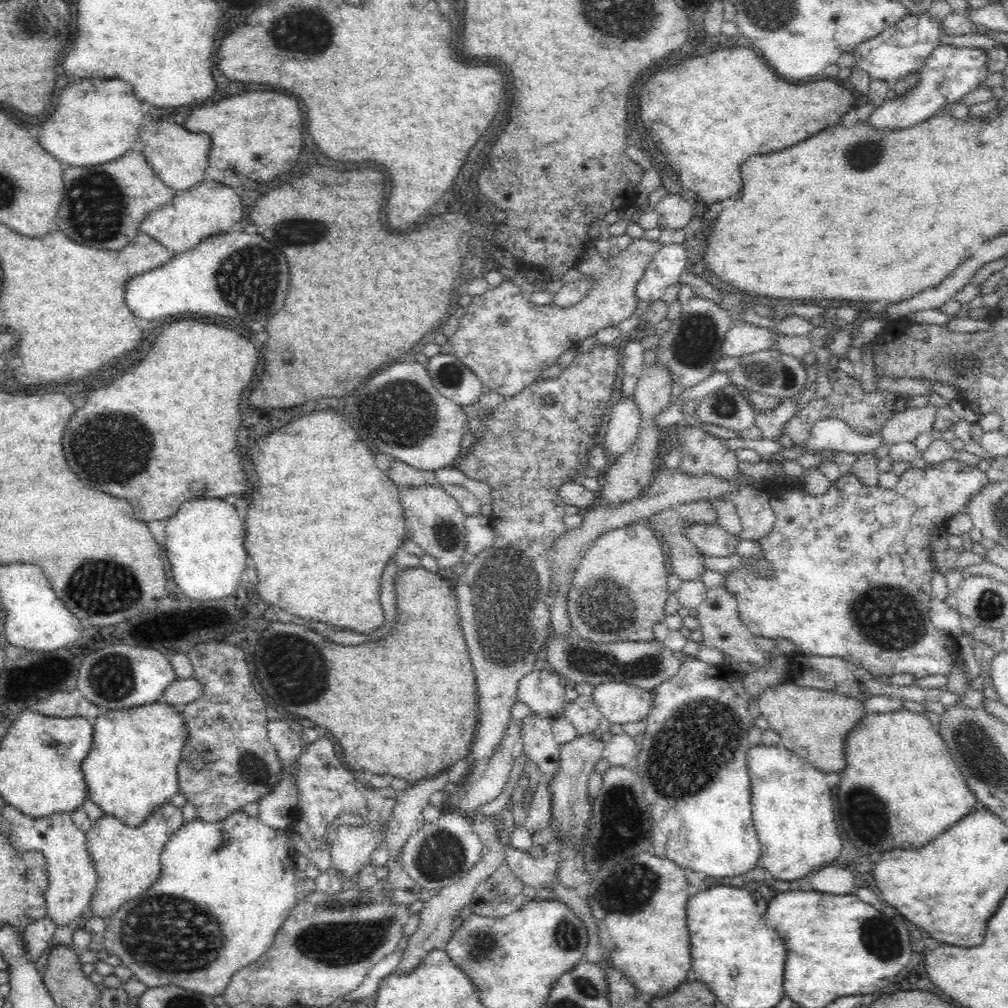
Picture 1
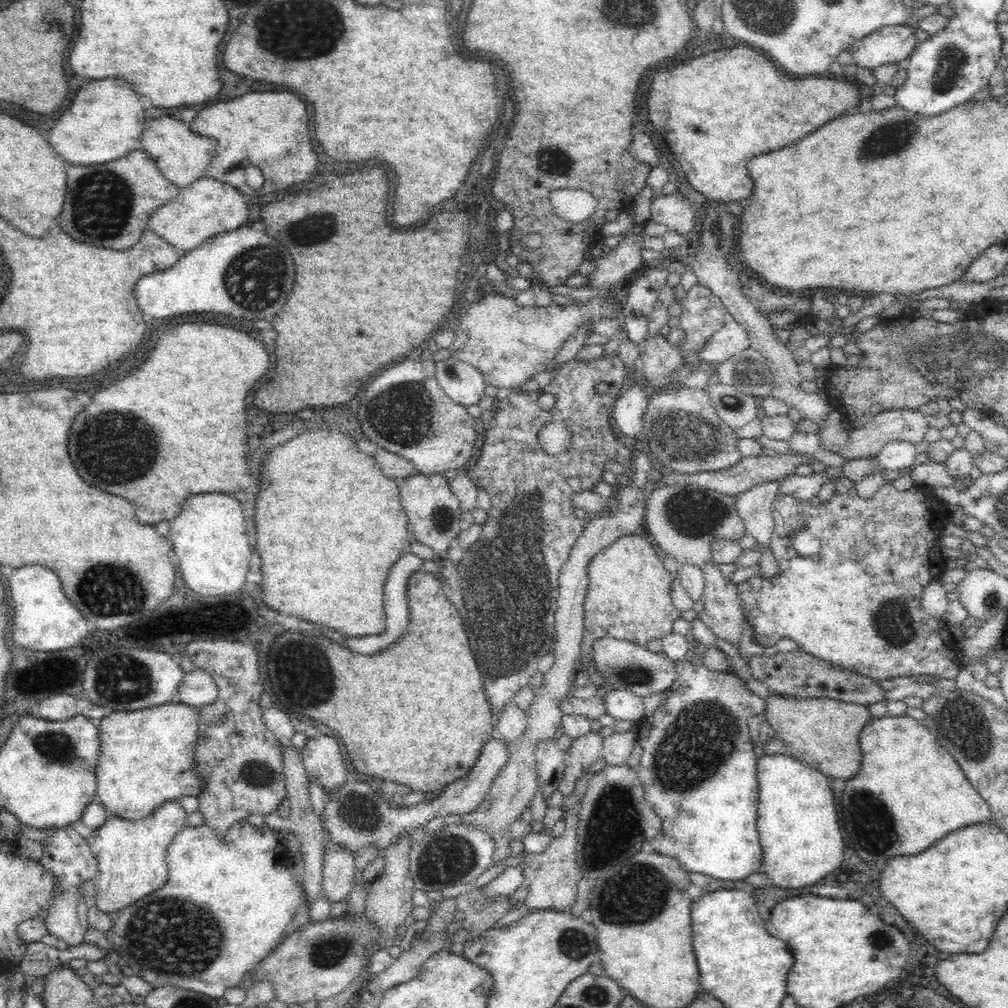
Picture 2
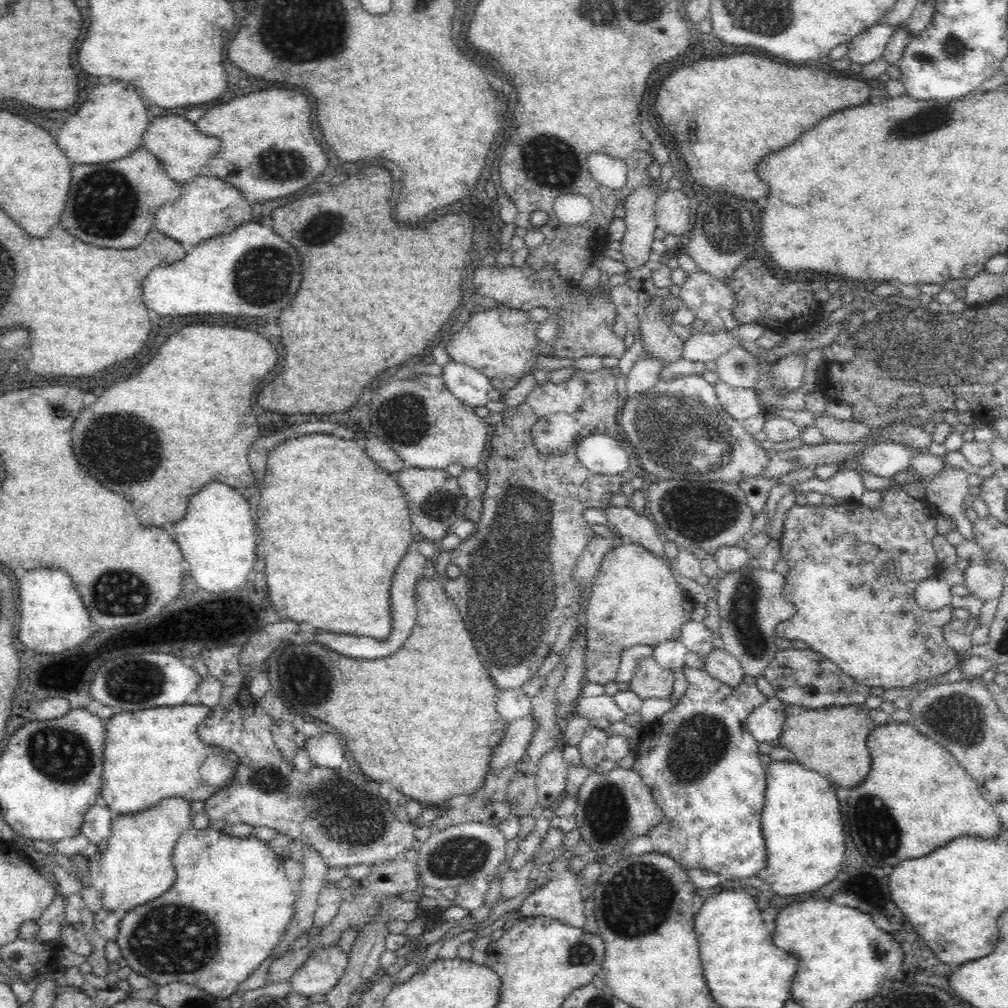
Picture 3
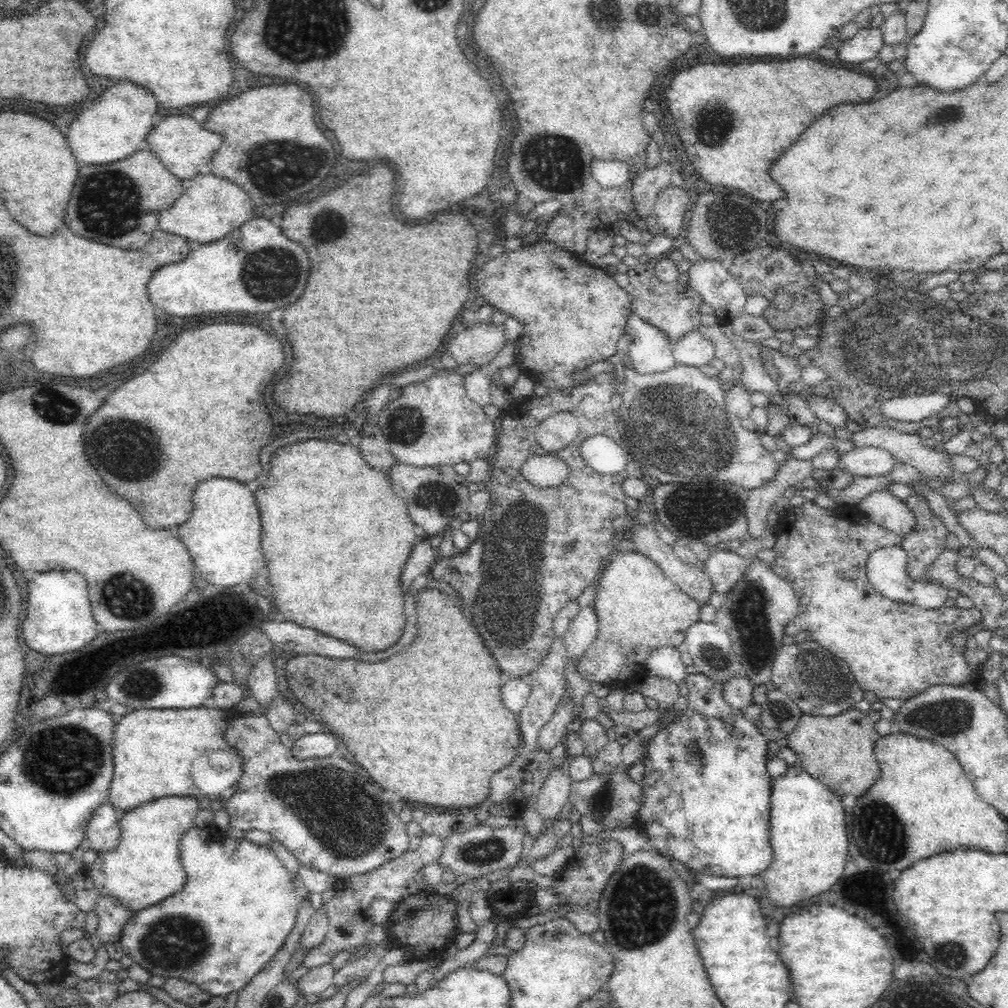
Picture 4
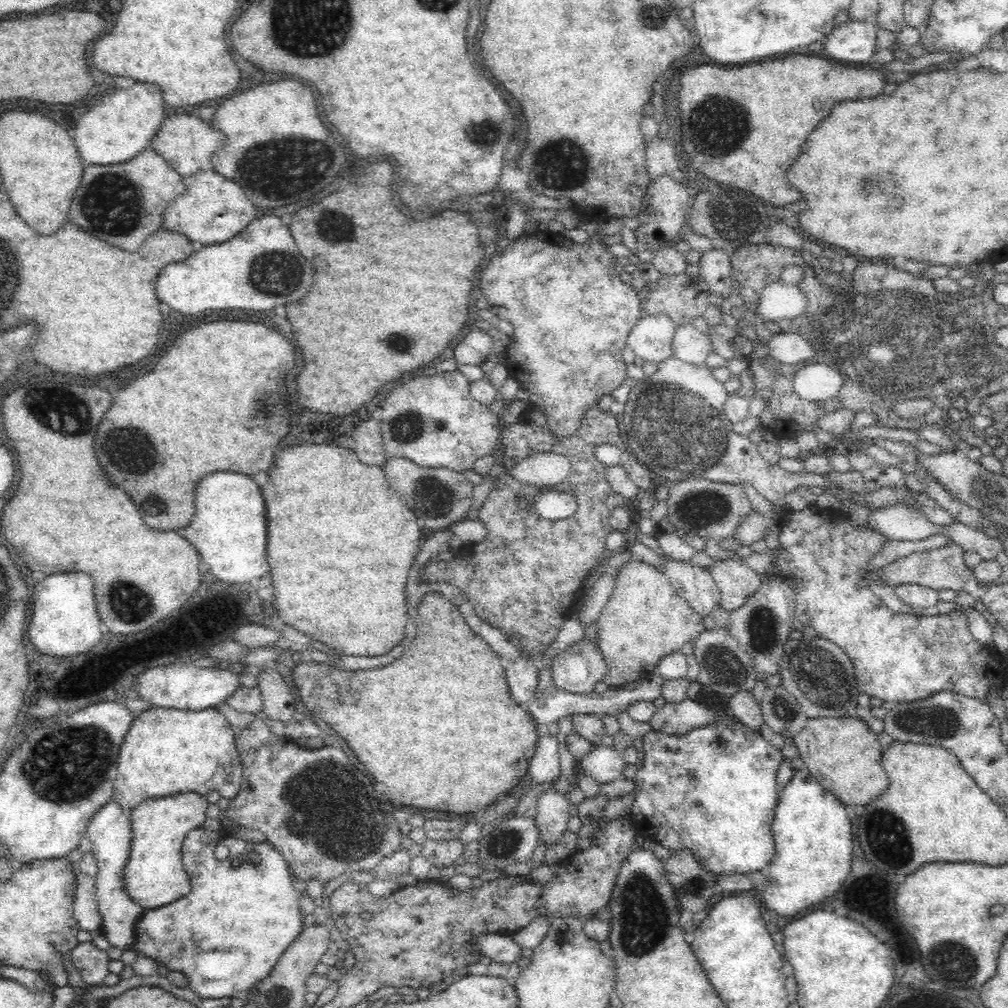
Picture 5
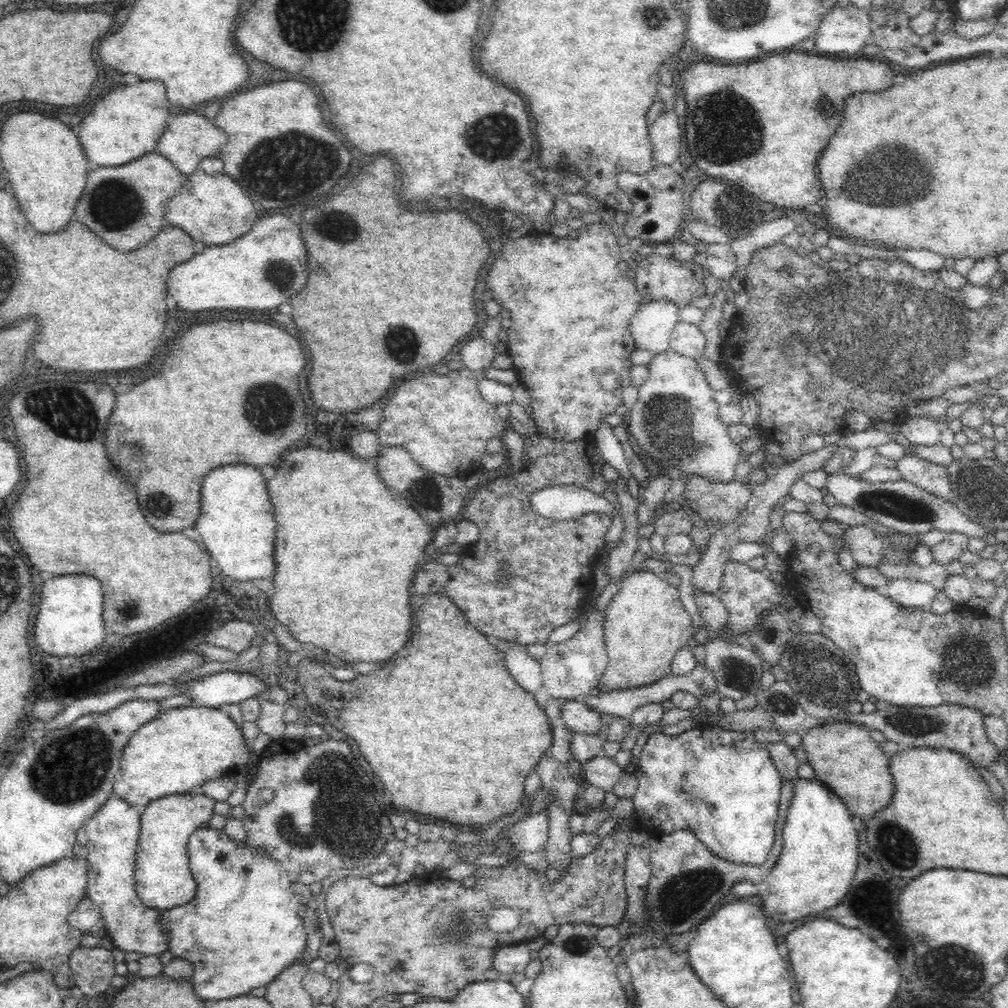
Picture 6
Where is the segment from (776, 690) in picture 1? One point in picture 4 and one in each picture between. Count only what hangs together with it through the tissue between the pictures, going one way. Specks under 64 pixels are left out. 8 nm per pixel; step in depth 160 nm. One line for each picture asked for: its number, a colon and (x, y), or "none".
2: (823, 733)
3: (832, 740)
4: (837, 750)

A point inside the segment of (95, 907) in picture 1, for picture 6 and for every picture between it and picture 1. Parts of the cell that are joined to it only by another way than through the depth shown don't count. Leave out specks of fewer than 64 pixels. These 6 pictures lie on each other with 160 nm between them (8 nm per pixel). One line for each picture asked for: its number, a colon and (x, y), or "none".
2: (130, 855)
3: (133, 865)
4: (144, 869)
5: (154, 875)
6: (162, 878)

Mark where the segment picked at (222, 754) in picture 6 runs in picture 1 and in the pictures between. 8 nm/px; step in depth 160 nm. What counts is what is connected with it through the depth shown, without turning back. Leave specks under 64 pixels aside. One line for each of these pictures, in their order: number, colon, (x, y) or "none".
1: (130, 770)
2: (146, 758)
3: (155, 753)
4: (154, 749)
5: (166, 751)

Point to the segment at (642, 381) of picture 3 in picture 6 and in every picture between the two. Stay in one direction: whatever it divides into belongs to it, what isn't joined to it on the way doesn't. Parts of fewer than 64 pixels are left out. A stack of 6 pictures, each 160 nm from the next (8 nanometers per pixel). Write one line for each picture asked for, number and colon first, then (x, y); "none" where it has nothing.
4: (650, 351)
5: (651, 338)
6: (651, 327)

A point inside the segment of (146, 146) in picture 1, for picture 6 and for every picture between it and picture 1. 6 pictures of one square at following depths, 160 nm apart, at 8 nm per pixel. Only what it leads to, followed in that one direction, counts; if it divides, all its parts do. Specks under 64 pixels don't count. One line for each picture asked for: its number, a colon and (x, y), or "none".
2: (181, 156)
3: (183, 151)
4: (184, 147)
5: (185, 142)
6: (188, 139)

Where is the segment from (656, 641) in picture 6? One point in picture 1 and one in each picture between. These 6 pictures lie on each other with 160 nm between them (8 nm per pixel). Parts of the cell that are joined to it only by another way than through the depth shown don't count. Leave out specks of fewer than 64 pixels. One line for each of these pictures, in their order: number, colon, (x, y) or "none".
1: (617, 592)
2: (627, 598)
3: (634, 599)
4: (637, 608)
5: (644, 618)

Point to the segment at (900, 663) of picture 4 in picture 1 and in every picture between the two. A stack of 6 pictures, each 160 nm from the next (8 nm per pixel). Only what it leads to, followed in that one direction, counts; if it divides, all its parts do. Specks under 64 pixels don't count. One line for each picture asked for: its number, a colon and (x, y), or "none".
1: (844, 562)
2: (856, 603)
3: (855, 568)

